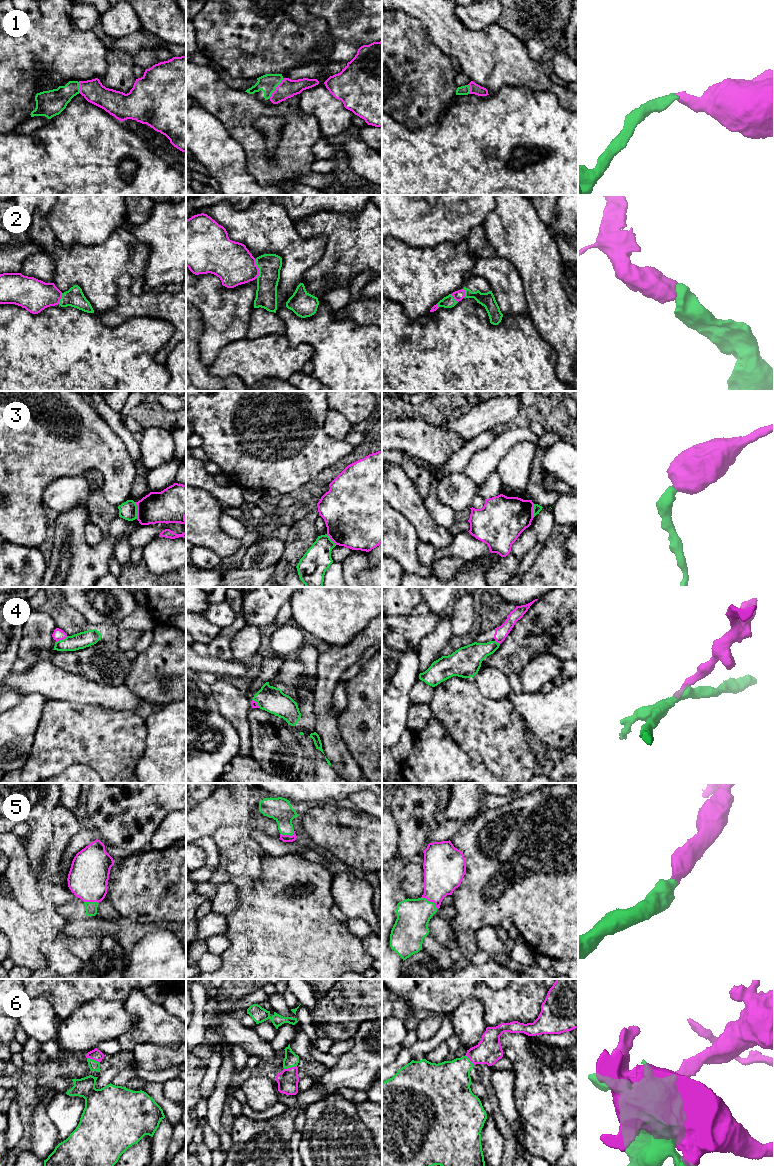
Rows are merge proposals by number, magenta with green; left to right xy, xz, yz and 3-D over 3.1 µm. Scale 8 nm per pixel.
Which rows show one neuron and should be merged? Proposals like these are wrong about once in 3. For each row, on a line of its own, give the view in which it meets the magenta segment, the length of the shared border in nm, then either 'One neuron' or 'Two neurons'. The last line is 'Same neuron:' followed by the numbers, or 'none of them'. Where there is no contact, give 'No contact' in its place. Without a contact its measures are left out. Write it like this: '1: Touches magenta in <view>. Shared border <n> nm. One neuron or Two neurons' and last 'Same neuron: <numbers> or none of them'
1: Touches magenta in xz. Shared border 200 nm. One neuron
2: Touches magenta in xz. Shared border 150 nm. One neuron
3: Touches magenta in xy. Shared border 140 nm. Two neurons
4: Touches magenta in xy. Shared border 110 nm. Two neurons
5: Touches magenta in yz. Shared border 170 nm. One neuron
6: Touches magenta in xy. Shared border 110 nm. One neuron
Same neuron: 1, 2, 5, 6

